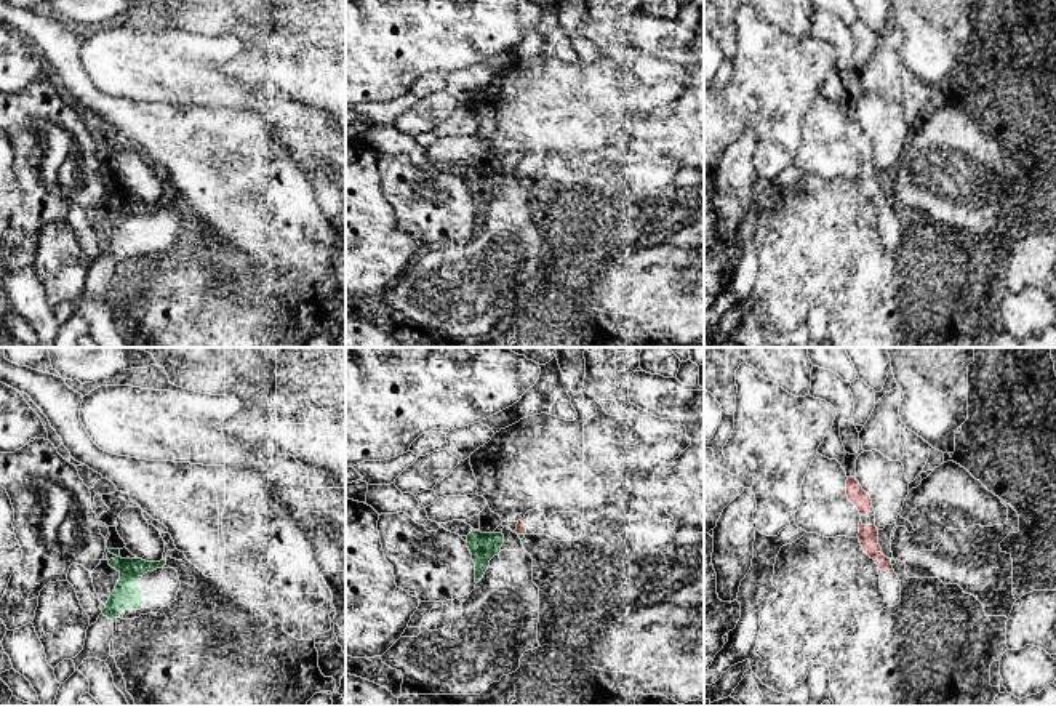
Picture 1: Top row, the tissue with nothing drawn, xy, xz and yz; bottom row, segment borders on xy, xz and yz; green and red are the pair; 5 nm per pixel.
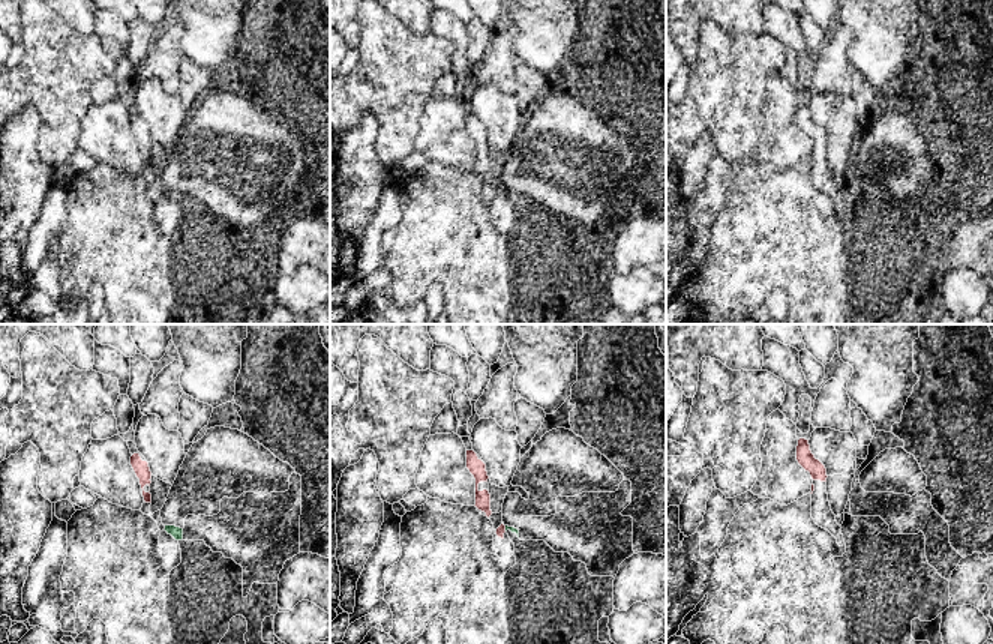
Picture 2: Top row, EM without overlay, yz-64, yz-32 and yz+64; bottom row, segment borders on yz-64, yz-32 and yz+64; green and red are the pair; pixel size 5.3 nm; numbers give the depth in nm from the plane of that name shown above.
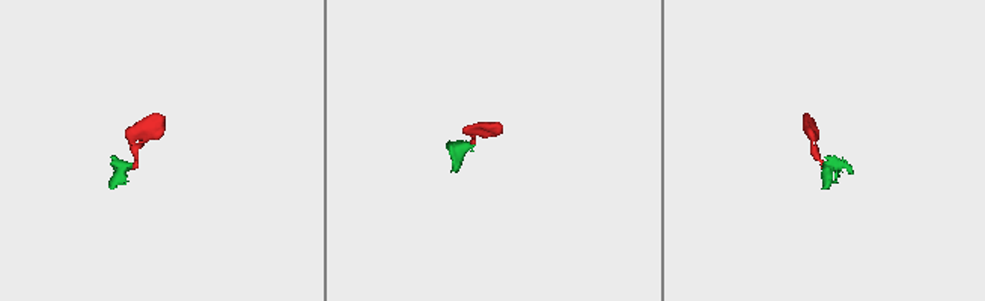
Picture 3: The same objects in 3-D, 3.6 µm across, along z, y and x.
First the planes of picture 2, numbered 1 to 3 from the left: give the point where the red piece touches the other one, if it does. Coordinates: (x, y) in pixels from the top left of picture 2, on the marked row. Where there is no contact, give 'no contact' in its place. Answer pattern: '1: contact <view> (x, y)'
1: no contact
2: contact yz-32 (506, 529)
3: no contact

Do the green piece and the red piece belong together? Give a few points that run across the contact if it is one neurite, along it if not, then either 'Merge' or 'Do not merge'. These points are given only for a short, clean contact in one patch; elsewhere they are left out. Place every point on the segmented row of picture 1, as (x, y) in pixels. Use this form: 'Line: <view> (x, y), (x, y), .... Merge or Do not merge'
Line: yz (890, 559), (892, 565). Do not merge

